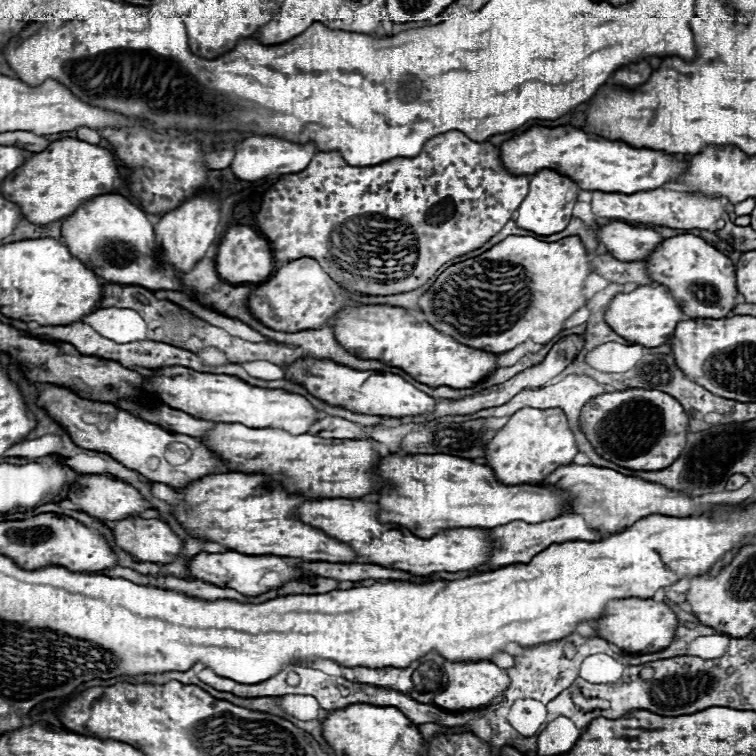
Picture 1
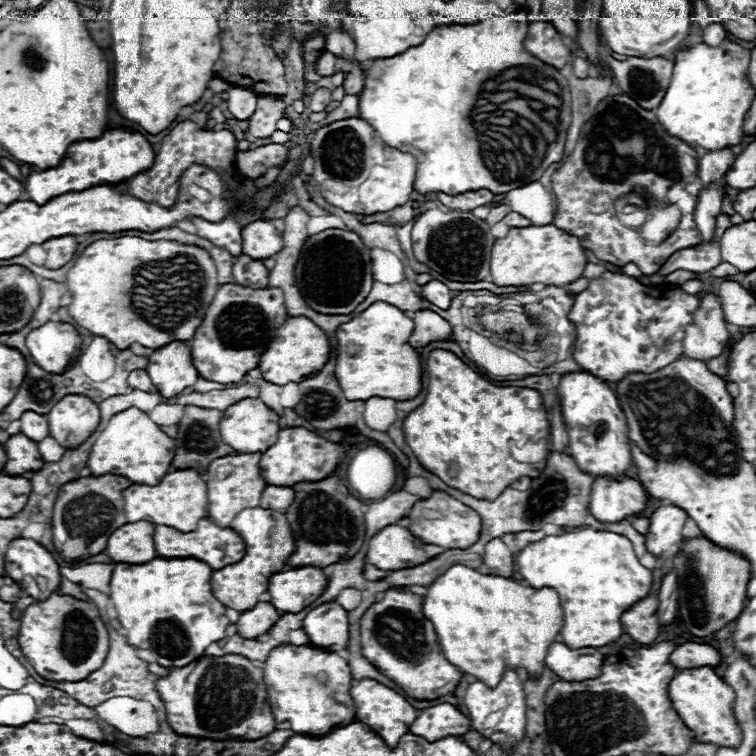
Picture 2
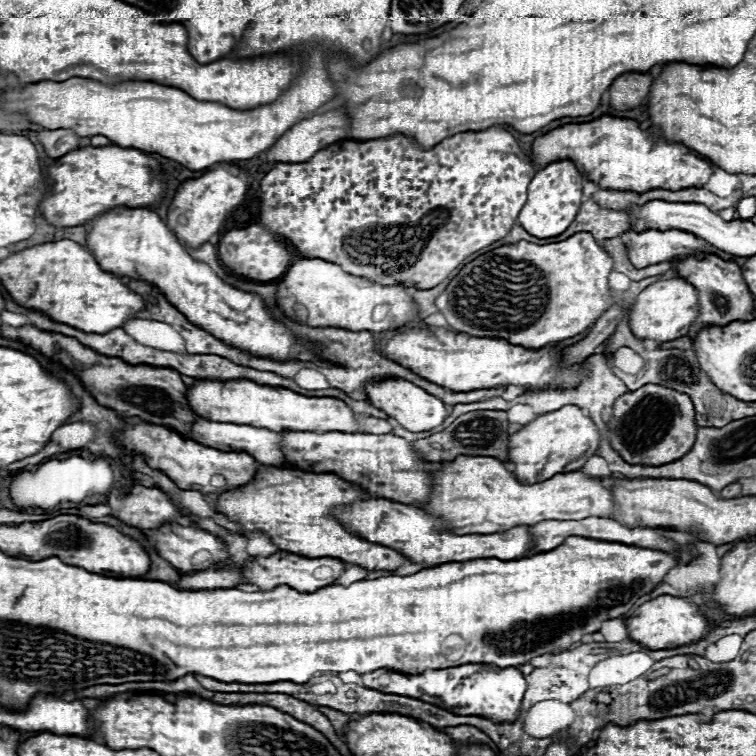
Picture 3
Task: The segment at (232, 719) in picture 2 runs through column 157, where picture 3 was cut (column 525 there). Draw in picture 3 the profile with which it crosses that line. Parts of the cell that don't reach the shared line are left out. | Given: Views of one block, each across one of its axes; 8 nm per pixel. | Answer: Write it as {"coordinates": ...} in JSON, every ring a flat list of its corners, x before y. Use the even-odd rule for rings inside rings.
{"coordinates":[[454,666,452,670,424,670,424,674,396,674,390,670,374,670,372,674,360,674,362,682,366,688,386,692,386,694,398,694,398,696,408,696,416,698,446,710,462,710,468,706,468,712,472,716,482,716,490,718,494,722,514,722,520,714,520,702,526,692,526,680,520,670,516,668,498,668,498,666]]}

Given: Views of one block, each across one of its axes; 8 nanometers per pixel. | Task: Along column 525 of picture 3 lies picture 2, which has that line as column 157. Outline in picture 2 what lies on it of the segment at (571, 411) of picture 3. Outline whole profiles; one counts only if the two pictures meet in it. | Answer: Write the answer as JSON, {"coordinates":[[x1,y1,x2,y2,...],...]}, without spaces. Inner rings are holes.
{"coordinates":[[128,408,124,412,114,414,108,420,106,428,100,432,90,450,86,468,92,472,92,476,116,474,128,478,134,484,154,486,170,470,172,458,174,458,174,440,166,436,160,430,160,426,148,418,146,412,138,408]]}

